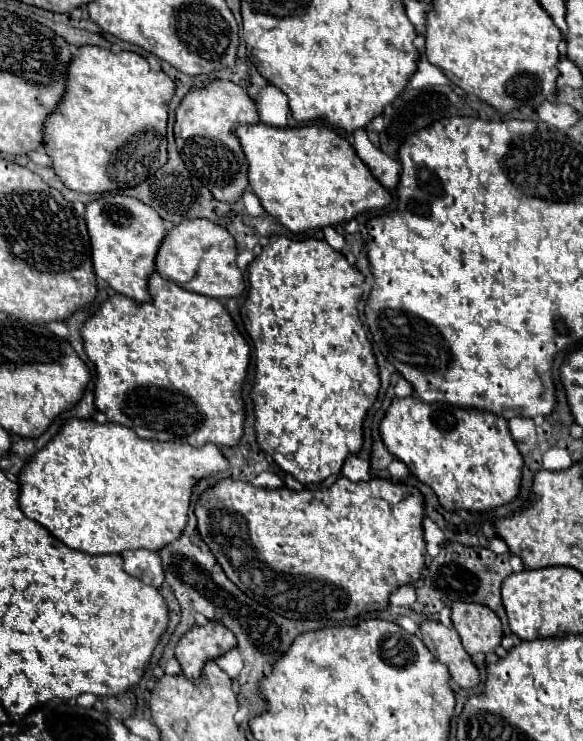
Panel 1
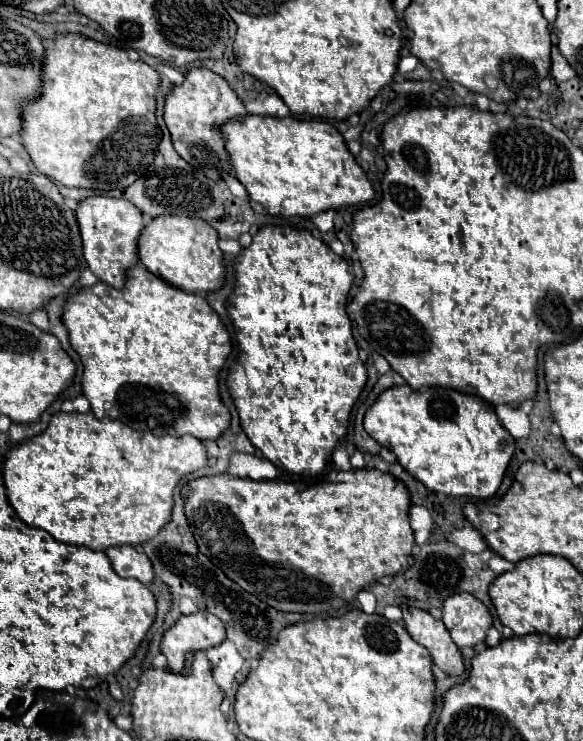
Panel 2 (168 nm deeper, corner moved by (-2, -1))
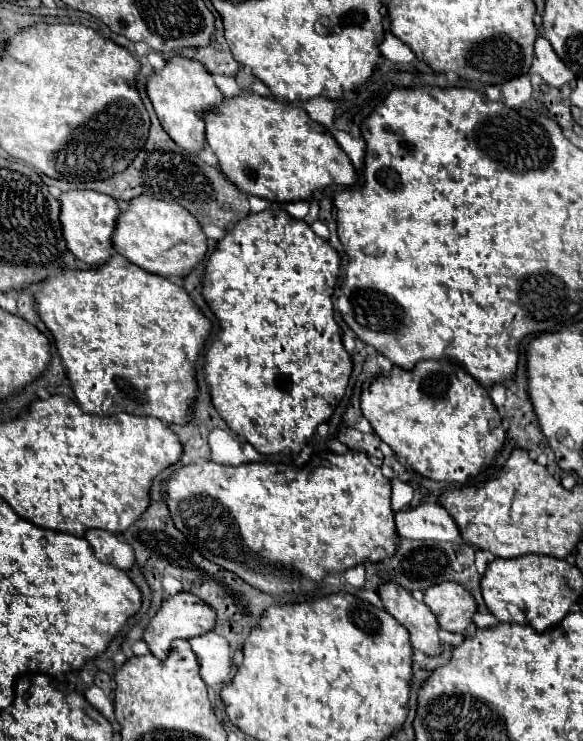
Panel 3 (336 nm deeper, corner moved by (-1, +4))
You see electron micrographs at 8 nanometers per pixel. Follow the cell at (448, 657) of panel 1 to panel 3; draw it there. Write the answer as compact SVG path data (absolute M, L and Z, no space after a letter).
M383 583L379 587L379 597L387 613L391 613L409 631L413 649L419 649L431 657L443 653L443 641L439 639L441 627L425 603L419 603L397 583Z

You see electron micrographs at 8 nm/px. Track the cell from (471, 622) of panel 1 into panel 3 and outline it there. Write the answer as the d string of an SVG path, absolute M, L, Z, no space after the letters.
M449 581L427 589L425 603L437 615L441 629L451 633L465 633L477 613L473 595L465 587Z

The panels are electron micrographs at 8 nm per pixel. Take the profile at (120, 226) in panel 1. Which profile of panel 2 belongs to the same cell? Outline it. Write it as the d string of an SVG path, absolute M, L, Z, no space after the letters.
M90 196L78 204L76 220L80 226L84 260L92 270L92 274L114 288L122 288L126 280L126 270L138 264L136 242L140 230L144 228L144 218L140 210L136 210L136 206L132 206L132 202L126 200L108 196Z

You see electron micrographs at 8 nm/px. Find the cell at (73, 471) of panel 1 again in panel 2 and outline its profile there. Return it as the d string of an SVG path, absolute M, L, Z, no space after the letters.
M58 412L50 418L48 428L38 434L32 436L24 442L20 442L18 446L12 446L12 450L8 450L8 454L4 454L4 462L2 462L2 480L6 486L6 498L10 502L10 506L14 508L14 512L28 524L28 526L36 526L42 528L46 532L50 532L58 542L64 544L78 544L78 546L88 546L90 550L106 550L108 546L120 546L120 544L130 544L130 546L138 546L144 540L156 536L162 526L166 526L170 522L170 514L172 514L172 494L174 494L174 486L178 484L178 480L188 474L194 472L198 468L206 466L206 450L202 446L202 442L194 436L152 436L152 434L140 434L136 430L132 430L130 426L122 424L120 420L98 420L94 418L94 414L80 414L80 412Z

